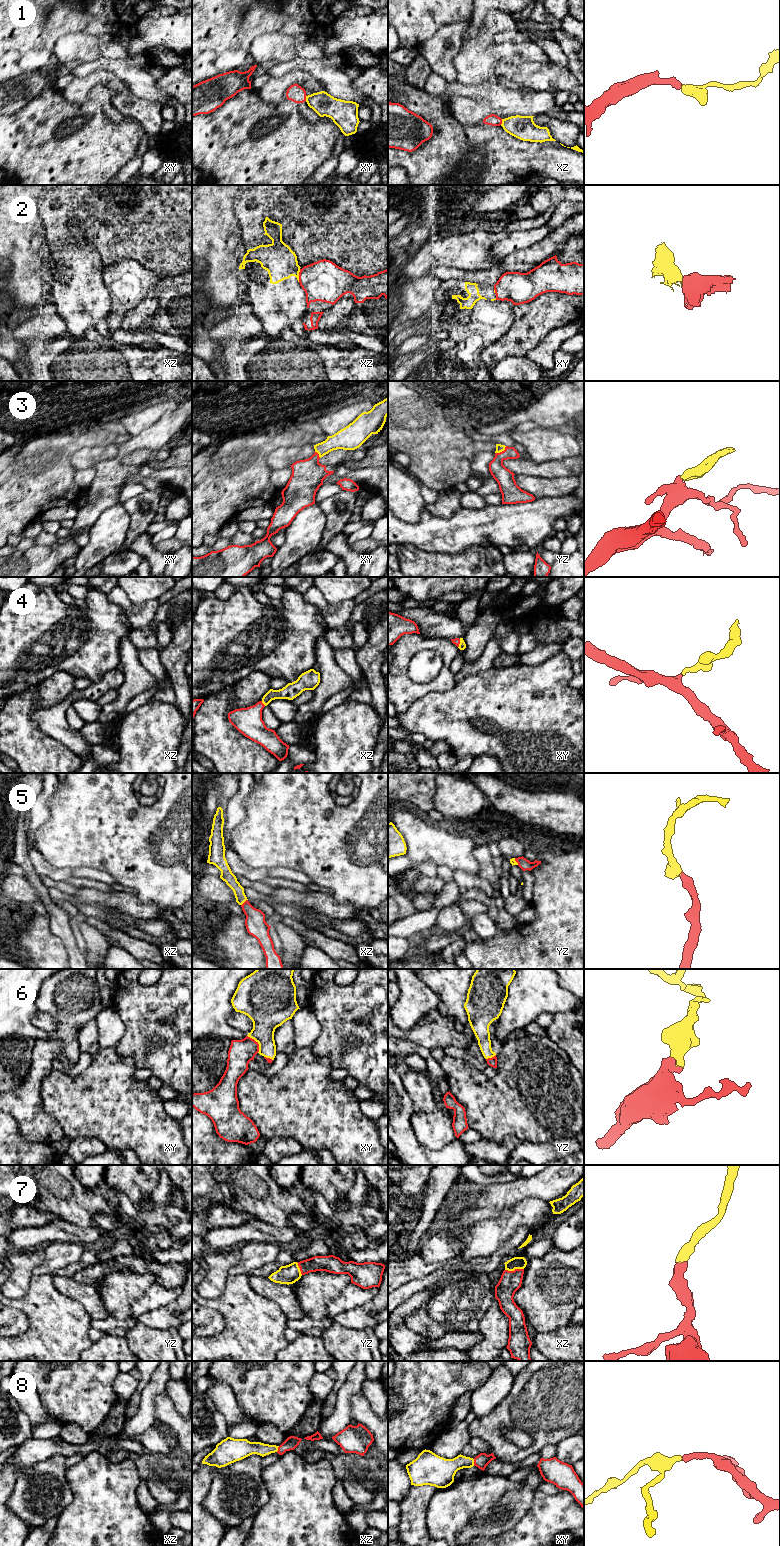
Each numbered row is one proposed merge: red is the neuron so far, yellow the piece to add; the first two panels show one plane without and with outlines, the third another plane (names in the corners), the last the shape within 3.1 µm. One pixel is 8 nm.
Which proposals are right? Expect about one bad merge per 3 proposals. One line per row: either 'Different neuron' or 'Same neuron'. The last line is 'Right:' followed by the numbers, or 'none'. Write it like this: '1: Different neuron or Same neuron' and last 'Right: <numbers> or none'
1: Different neuron
2: Different neuron
3: Same neuron
4: Same neuron
5: Same neuron
6: Same neuron
7: Same neuron
8: Same neuron
Right: 3, 4, 5, 6, 7, 8

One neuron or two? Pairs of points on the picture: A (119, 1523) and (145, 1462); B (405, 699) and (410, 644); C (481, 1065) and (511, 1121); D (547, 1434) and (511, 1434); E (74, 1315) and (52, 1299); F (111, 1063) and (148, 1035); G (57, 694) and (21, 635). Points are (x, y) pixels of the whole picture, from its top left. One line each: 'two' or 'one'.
A: two
B: one
C: two
D: two
E: one
F: two
G: two

